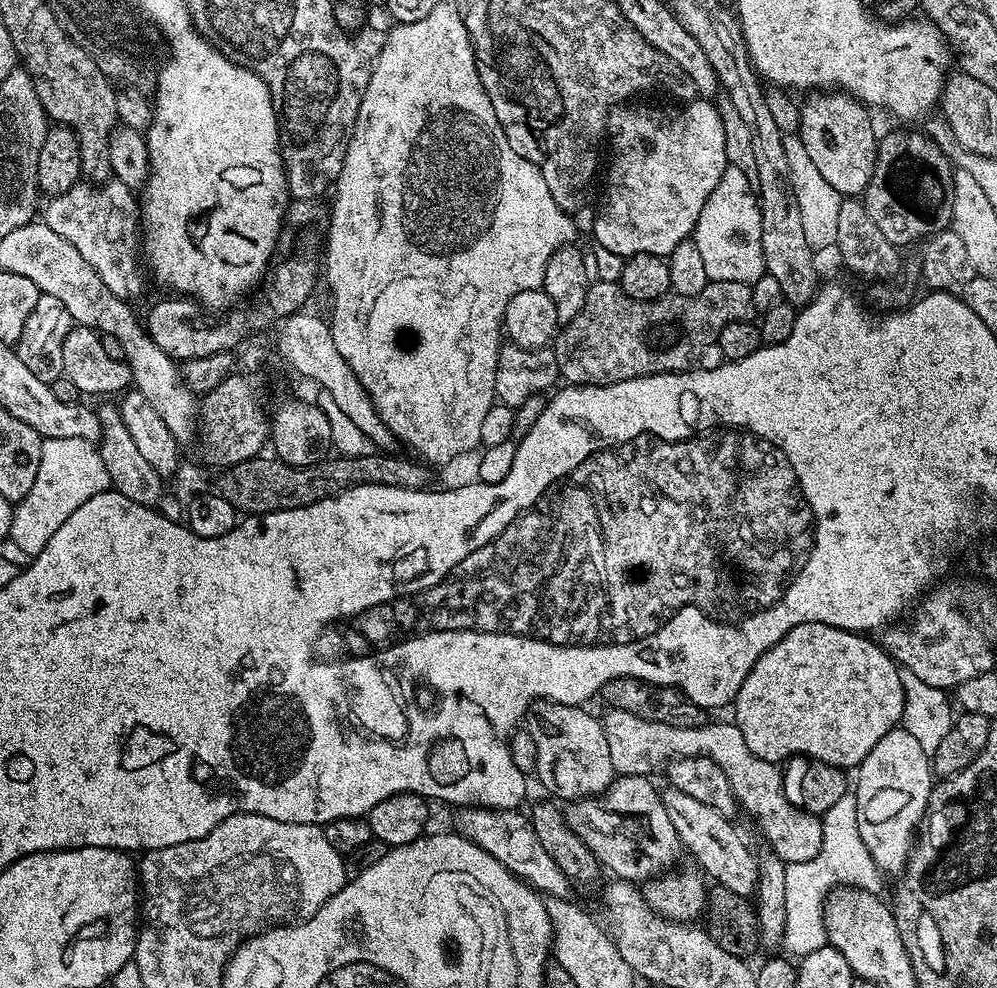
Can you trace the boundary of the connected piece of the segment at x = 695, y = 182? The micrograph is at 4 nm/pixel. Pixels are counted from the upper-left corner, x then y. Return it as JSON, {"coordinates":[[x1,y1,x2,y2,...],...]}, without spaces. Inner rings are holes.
{"coordinates":[[693,98,681,103,680,108,651,108,648,104,636,104,640,102,621,102,608,112,607,135,612,135,612,161,608,164,608,181,604,184,604,201,600,204,600,213,596,216,596,221,592,224,592,232,596,235,596,240,608,252,613,252,619,258,627,258,634,254,654,254,655,256,671,257,671,252,683,242,691,237,696,231,698,214,702,214,702,206,706,206,706,198,718,186,722,174,730,167,726,158,726,134,722,130,722,118,720,109,713,101]]}

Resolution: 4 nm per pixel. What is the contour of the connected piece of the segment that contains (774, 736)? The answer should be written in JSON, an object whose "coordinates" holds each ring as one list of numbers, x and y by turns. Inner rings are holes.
{"coordinates":[[806,622,802,626,794,626,782,639,774,642,774,646,766,649,762,654,762,658,758,658,758,662,754,662,750,674,746,674,746,682,742,682,734,701,734,709,736,708,734,723,742,730,742,738,746,738,746,746,750,746,750,750,754,750,754,754,758,754,758,758,763,760,784,762,794,756,806,756,832,764,835,768,852,770,863,762,866,754,870,754,870,750,874,750,874,746,878,746,878,742,890,729,897,727,901,723,904,690,900,671,901,669,896,661,884,651,877,641,875,644,872,638,867,635,859,632,847,632,841,628,826,626,818,622]]}

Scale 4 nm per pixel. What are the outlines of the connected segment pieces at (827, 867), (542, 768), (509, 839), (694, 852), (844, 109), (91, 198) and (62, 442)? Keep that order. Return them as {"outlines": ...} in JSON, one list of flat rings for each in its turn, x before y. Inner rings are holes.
{"outlines":[[[849,790,845,796,838,798,838,802,824,813,822,823,822,850,818,850,810,862,785,866,786,924,782,948,792,958,814,954,814,950,822,950,828,944,824,914,834,890,841,886,876,890,882,879,880,869,876,867,874,858,870,858,870,850,866,850,866,842,862,842,862,834,858,832,855,791]],[[537,700,525,713,525,727,537,747,536,778,550,791,547,793,567,802,603,795,616,777,603,721,588,710,581,705]],[[460,806,455,809,455,831,471,844,482,846,486,854,498,858,506,870,510,870,525,884,532,885,537,892,548,898,567,900,573,894,574,885,566,874,554,864,554,858,546,854,546,846,538,842,538,834,534,834,534,826,523,811,510,808,469,808]],[[665,787,662,795,666,815,670,822,674,822,674,830,678,834,683,851,687,855,689,852,697,860,695,863,702,869,703,875,719,887,734,890,734,894,751,897,758,882,757,857,753,850,751,852,740,841,740,832,732,825,733,821,718,814,718,810,710,810,706,802,697,802,696,799,690,798,690,794,682,794,682,790,677,788]],[[816,90,800,108,800,129,798,135,802,146,814,161,814,166,834,190,841,194,863,194,876,168,876,128,872,125,869,109,855,96,849,96,839,90]],[[115,178,95,186,78,182,47,202,49,204,42,208,42,223,50,226,54,234,66,238,66,242,70,242,70,246,74,246,74,250,94,266,94,274,106,282,106,290,126,301,131,301,132,296,143,290,144,280,140,277,142,260,138,255,142,248,142,217,138,196,133,189]],[[82,438,41,439,37,477,26,498,20,500,12,513,9,539,27,557,40,553,54,538,54,533,82,502,90,502,94,494,102,494,112,488,110,474,106,474,106,462,102,462,100,449,93,441]]]}

